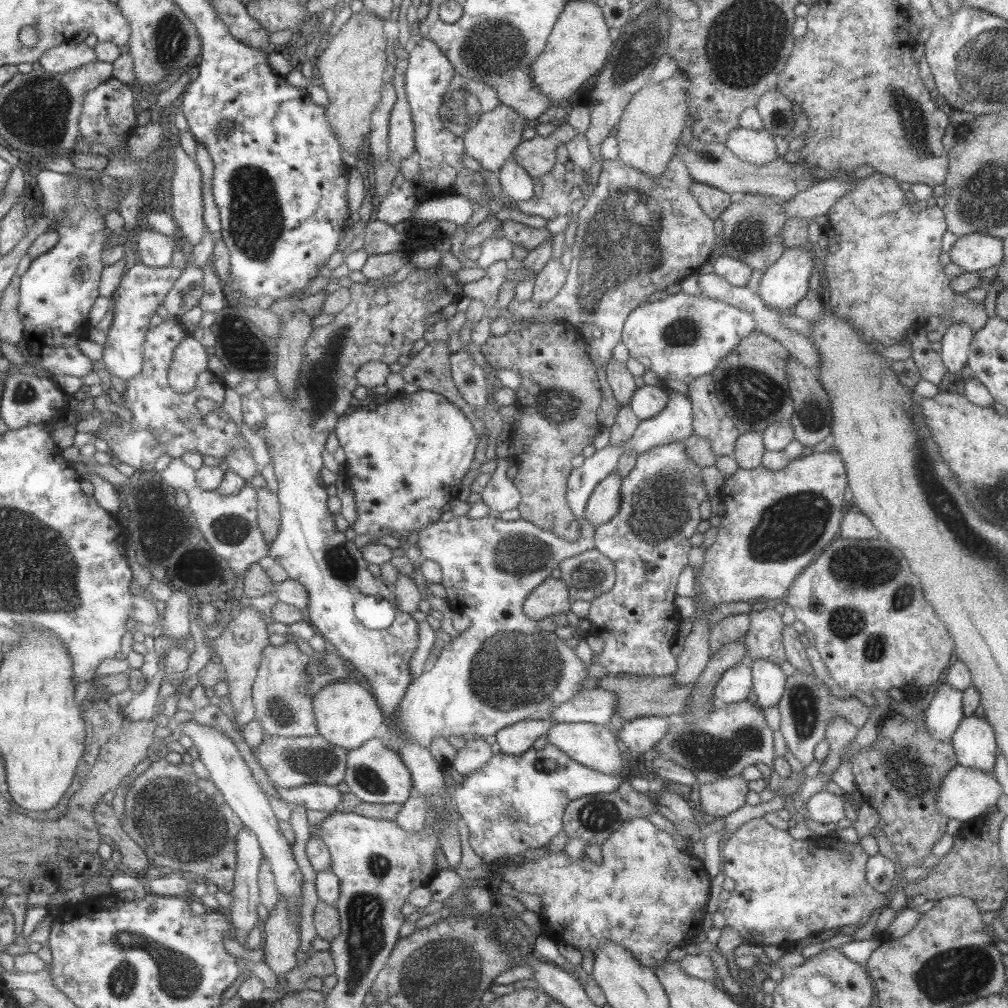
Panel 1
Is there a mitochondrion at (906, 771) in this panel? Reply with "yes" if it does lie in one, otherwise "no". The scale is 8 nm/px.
yes

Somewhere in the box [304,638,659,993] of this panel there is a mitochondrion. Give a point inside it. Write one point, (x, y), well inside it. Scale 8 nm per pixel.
(365, 936)

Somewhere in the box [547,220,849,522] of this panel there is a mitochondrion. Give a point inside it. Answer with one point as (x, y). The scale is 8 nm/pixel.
(757, 396)

